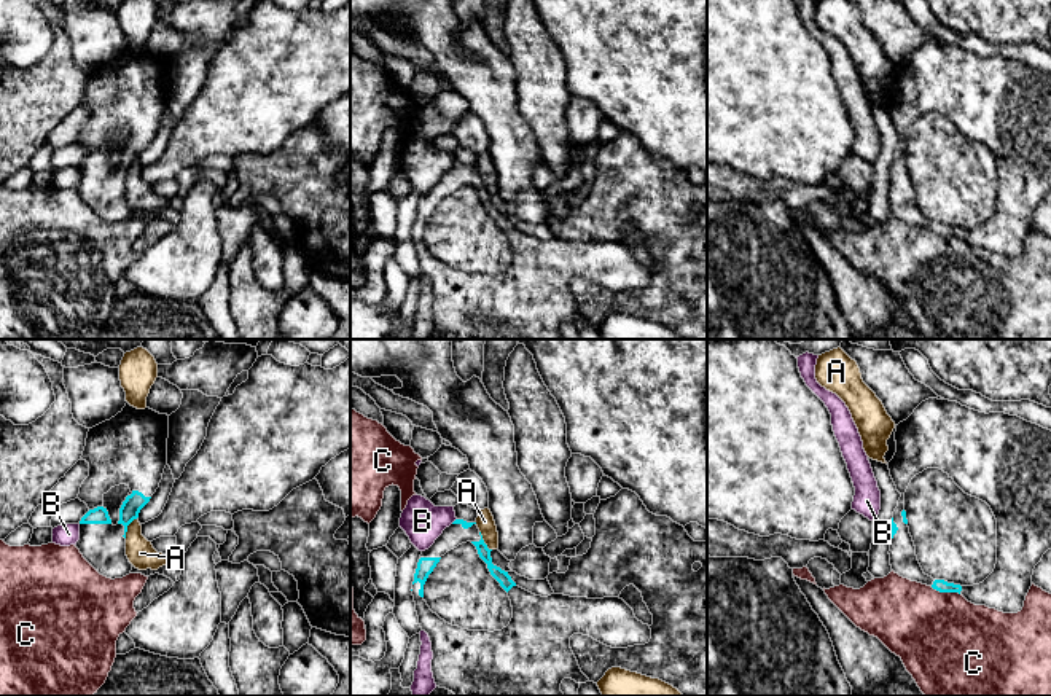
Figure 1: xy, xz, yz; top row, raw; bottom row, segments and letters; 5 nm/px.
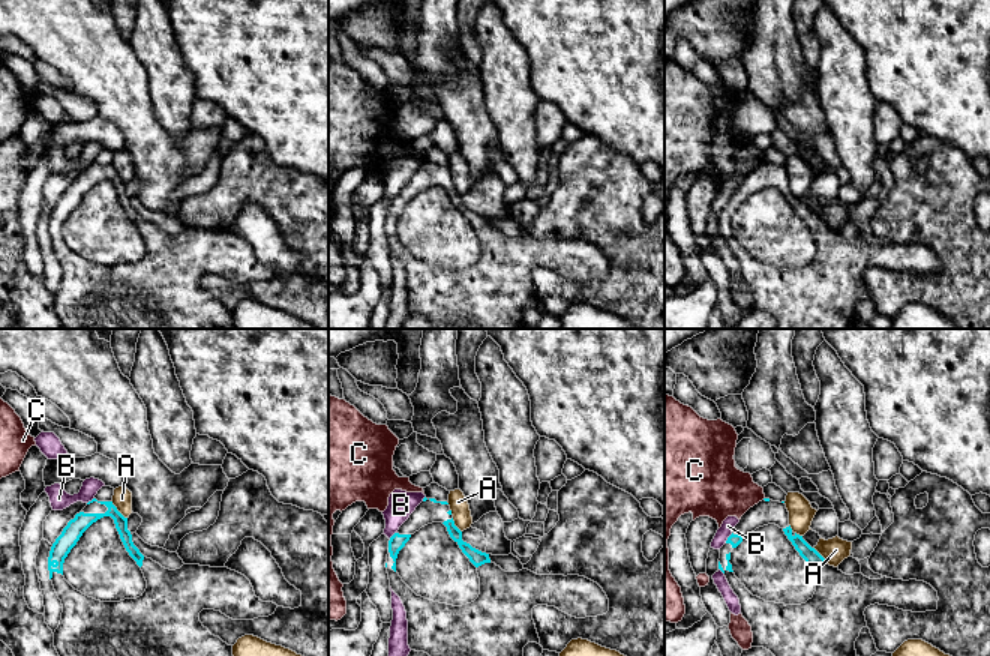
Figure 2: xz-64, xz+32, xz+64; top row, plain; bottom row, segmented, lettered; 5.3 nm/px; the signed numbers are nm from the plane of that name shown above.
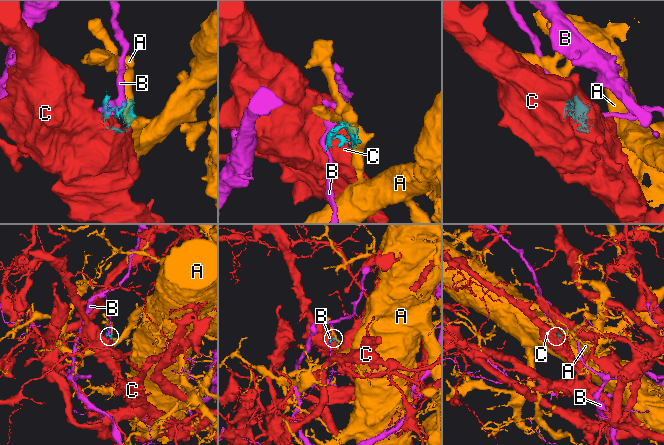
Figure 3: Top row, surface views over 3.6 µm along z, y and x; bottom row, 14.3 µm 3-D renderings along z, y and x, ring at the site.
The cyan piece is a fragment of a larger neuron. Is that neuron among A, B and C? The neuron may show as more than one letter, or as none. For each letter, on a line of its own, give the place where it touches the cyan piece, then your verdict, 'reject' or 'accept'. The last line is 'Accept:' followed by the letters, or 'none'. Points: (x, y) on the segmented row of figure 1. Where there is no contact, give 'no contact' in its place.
A: contact xy (126, 527); reject
B: contact xz (454, 521); reject
C: contact yz (945, 591); reject
Accept: none

